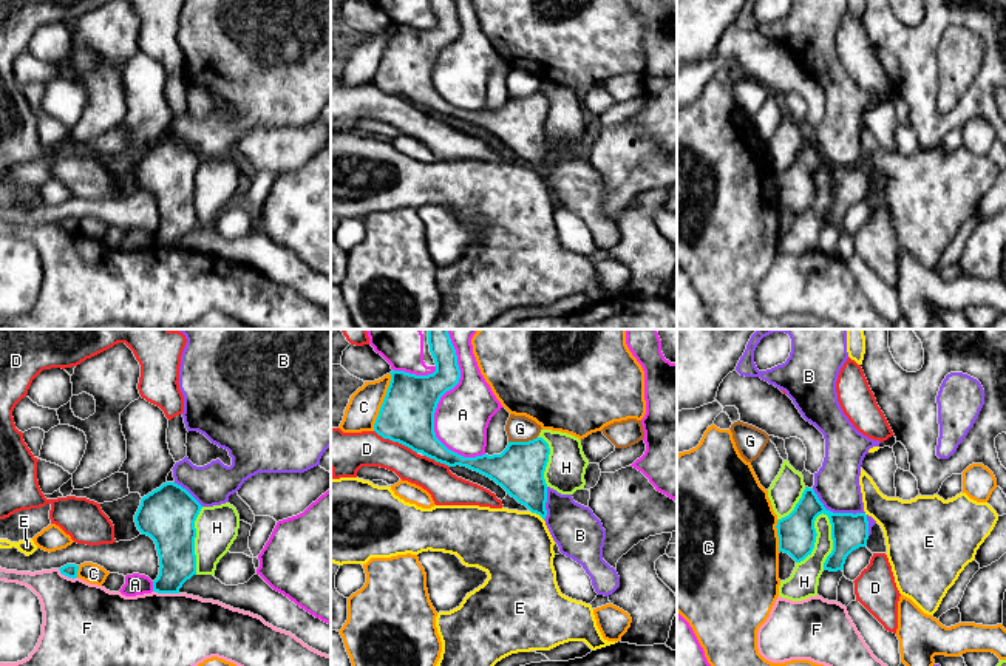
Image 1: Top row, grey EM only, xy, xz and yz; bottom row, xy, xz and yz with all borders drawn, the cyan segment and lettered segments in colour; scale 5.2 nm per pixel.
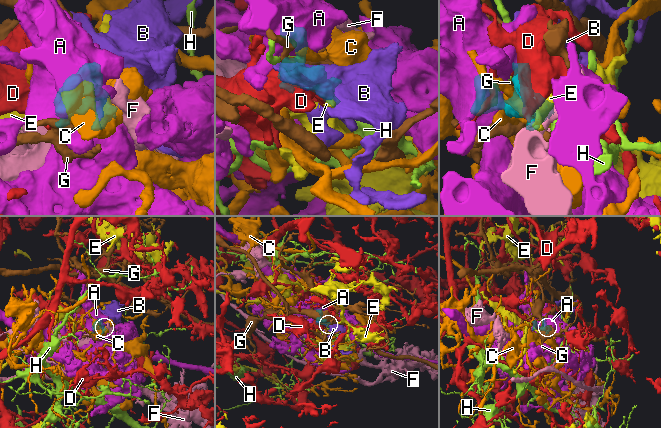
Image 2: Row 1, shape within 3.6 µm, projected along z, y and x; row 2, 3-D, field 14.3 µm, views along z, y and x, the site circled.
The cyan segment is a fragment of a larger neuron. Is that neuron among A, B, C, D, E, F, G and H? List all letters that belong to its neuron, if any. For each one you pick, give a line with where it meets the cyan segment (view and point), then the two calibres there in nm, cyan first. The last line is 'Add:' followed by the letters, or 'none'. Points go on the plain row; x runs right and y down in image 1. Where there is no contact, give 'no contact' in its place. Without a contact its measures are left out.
B: contact yz (847, 167); calibres 190 and 240 nm
Add: B

